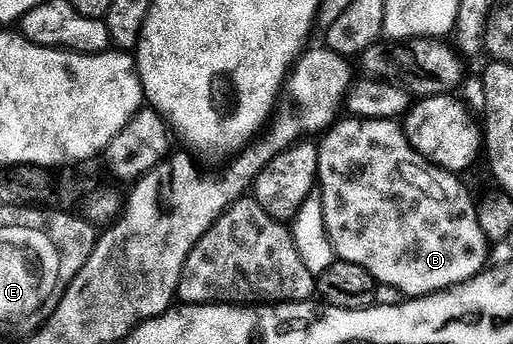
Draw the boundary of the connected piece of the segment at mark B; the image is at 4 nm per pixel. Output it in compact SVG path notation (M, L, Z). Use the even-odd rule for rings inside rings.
M348 116L348 121L344 119L336 120L335 124L322 134L318 142L319 151L319 180L317 182L318 192L323 198L323 214L325 215L325 227L331 240L331 246L335 249L335 255L338 260L357 263L357 267L365 267L369 275L380 286L388 285L391 289L396 289L407 299L417 297L430 297L432 293L441 293L444 289L452 289L454 285L464 285L474 277L479 276L488 268L487 248L489 242L485 231L481 231L481 223L477 212L477 205L474 200L463 201L463 193L459 190L460 178L451 173L448 169L443 169L439 165L422 157L415 148L409 143L404 126L398 120L383 120L381 118L363 118Z

